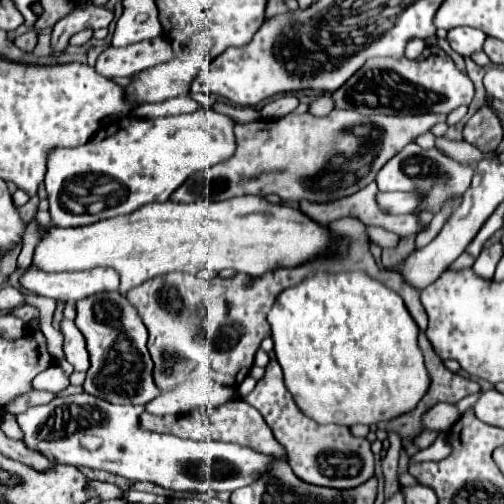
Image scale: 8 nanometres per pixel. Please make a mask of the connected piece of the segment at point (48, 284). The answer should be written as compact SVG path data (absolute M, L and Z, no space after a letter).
M29 265L19 283L35 295L47 295L55 301L79 301L99 291L119 289L119 275L113 269L103 267L91 271L47 273L35 265Z

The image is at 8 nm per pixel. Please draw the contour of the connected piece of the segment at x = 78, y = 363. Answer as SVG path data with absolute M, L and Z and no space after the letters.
M64 319L60 324L60 331L64 336L64 356L75 371L87 371L89 369L89 353L85 347L85 337L77 329L73 320Z

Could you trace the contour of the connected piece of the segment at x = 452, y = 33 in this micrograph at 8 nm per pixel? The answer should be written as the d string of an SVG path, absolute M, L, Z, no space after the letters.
M455 27L447 31L447 41L453 51L457 51L463 57L469 57L471 53L483 49L485 35L481 33L481 29L475 27Z

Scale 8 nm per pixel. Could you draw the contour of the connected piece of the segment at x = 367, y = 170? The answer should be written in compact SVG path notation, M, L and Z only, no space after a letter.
M333 109L327 117L313 117L309 113L289 113L281 119L259 119L251 123L237 123L237 151L235 155L211 169L199 171L187 179L171 201L191 203L191 199L223 201L237 195L265 197L277 193L283 201L313 201L327 203L349 197L375 181L379 169L395 157L417 135L427 133L435 123L445 121L445 115L425 113L407 117L363 117L355 111Z

